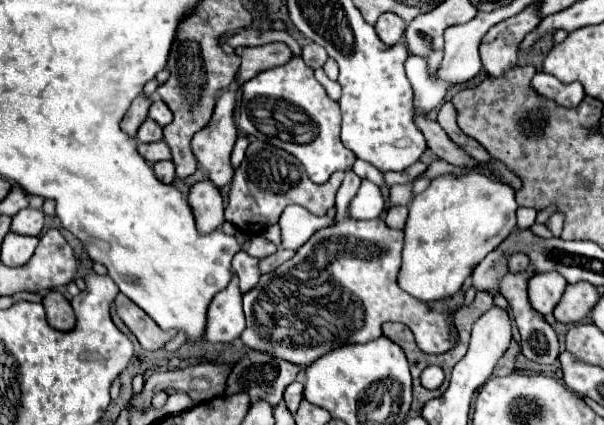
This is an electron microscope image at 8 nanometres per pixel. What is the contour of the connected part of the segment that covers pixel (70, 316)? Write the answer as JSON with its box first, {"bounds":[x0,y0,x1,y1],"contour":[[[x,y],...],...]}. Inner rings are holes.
{"bounds":[42,292,76,332],"contour":[[[48,292],[42,300],[44,308],[46,308],[46,318],[48,318],[48,324],[56,330],[62,330],[62,332],[68,332],[76,326],[76,316],[74,316],[74,310],[70,306],[70,302],[60,294],[60,292]]]}

